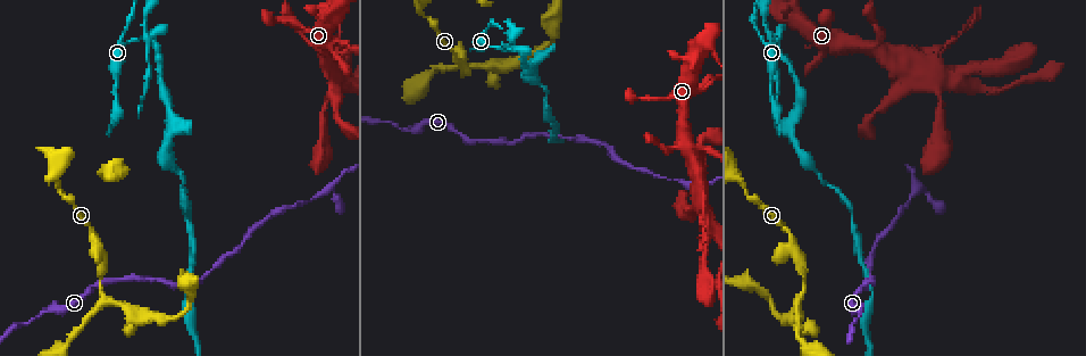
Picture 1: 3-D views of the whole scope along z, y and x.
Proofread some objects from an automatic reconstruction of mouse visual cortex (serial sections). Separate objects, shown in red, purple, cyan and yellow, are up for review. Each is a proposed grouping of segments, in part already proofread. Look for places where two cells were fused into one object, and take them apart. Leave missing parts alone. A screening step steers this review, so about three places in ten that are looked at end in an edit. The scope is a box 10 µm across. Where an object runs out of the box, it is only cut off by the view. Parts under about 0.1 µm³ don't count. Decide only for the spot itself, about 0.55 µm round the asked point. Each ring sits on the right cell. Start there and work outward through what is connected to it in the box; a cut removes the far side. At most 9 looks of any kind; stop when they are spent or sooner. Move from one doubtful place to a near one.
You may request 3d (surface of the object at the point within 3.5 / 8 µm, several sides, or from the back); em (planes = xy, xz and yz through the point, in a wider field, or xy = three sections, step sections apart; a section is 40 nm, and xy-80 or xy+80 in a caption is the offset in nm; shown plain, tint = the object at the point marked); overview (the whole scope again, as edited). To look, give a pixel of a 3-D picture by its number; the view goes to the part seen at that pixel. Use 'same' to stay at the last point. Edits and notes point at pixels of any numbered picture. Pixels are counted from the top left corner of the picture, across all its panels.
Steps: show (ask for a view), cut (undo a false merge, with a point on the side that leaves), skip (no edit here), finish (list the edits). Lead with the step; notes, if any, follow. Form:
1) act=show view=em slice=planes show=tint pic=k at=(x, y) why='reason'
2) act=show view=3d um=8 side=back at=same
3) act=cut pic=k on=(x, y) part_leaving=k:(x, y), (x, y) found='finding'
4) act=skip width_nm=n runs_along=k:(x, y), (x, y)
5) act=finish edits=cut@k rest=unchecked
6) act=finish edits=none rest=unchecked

act=show view=3d um=8 pic=1 at=(891, 54) why='looks like a crossing'

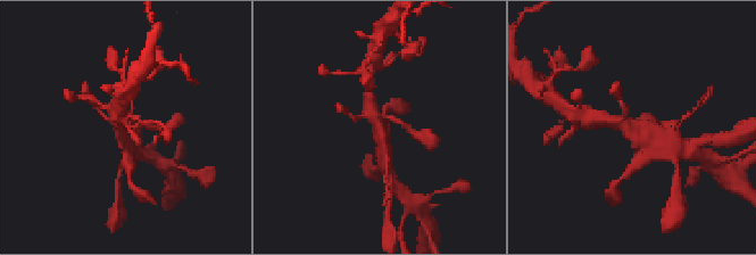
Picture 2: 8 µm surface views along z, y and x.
act=show view=3d um=3.5 at=same why='zoom in'

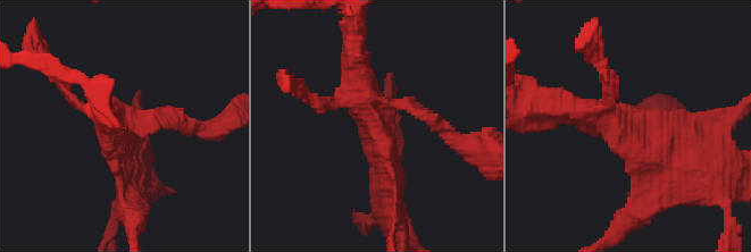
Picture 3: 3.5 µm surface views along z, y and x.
act=show view=em slice=xy step=1 show=tint pic=3 at=(377, 124)

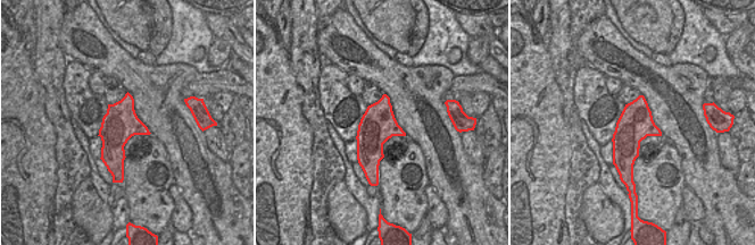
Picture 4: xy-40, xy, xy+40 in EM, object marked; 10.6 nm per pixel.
act=skip runs_along=3:(568, 107), (673, 132), (693, 156) found='one cell here'

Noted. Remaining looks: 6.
act=show view=3d um=3.5 side=back pic=1 at=(919, 186) why='abrupt turn'

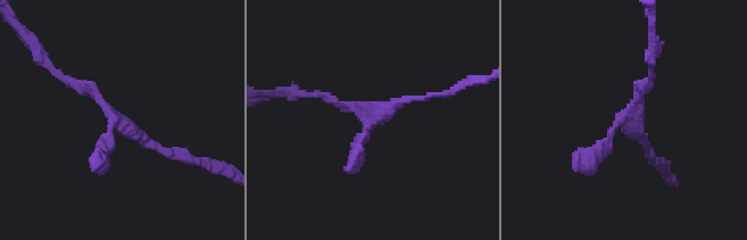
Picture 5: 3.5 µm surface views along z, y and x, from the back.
act=show view=em slice=xy step=3 show=tint pic=5 at=(378, 119) why='shape alone is not enough'

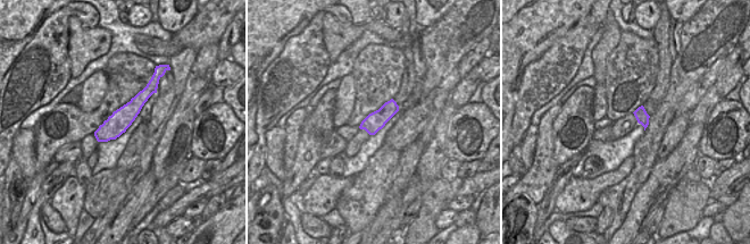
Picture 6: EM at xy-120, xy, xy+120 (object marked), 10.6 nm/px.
act=skip width_nm=200 runs_along=5:(437, 93), (401, 99), (373, 120), (353, 166) found='one cell here'

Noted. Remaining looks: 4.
act=show view=3d um=3.5 pic=1 at=(798, 297) why='a fork'

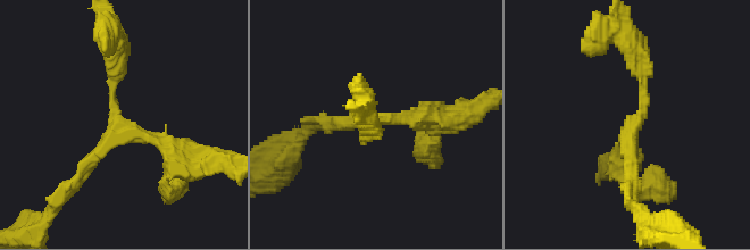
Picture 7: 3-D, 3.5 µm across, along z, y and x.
act=show view=em slice=xy step=2 show=plain pic=7 at=(116, 122) arms=3 arm_widths_nm=200,200,250

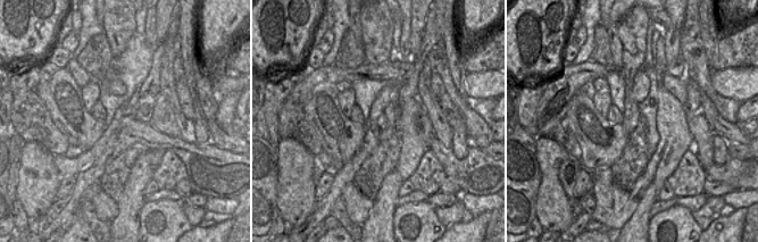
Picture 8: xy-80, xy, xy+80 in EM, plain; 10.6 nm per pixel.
act=show view=em slice=xy step=2 show=tint at=same why='with the object marked'

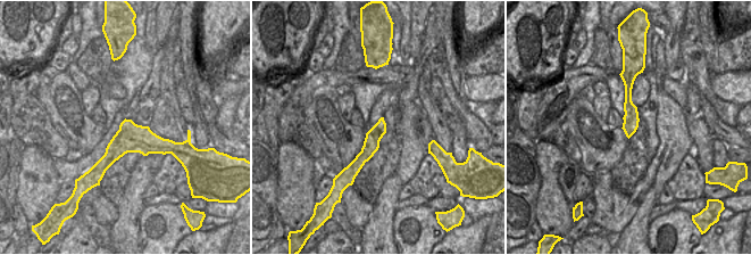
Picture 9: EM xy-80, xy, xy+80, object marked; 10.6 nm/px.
act=skip width_nm=170 runs_along=9:(169, 145), (122, 145), (97, 167) found='all the same cell'

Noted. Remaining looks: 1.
act=finish edits=none rest=unchecked

